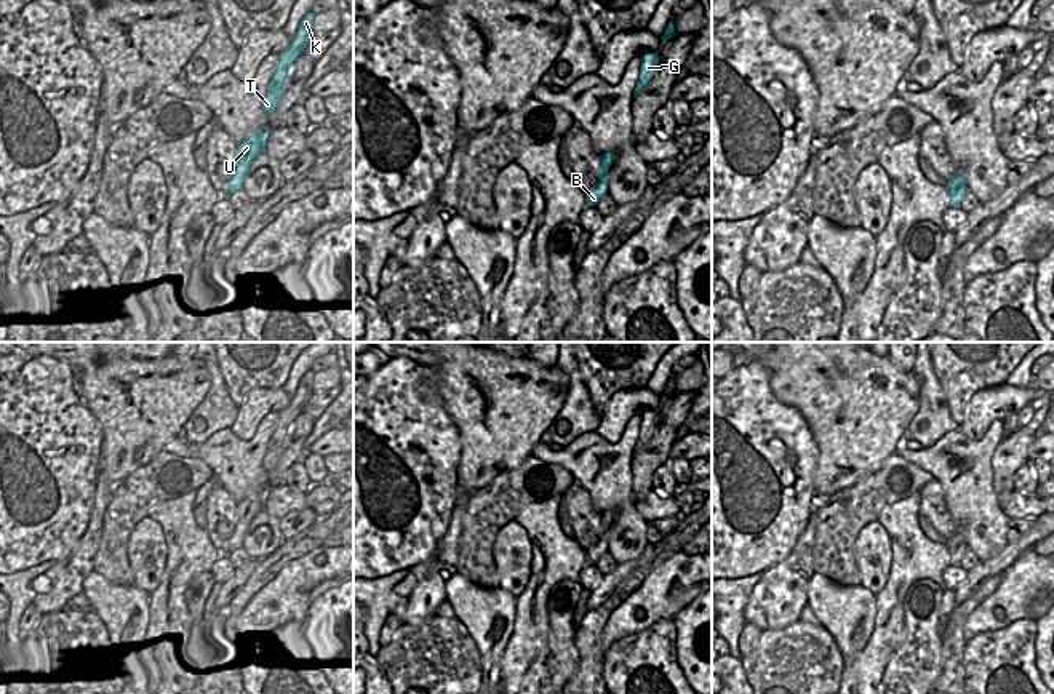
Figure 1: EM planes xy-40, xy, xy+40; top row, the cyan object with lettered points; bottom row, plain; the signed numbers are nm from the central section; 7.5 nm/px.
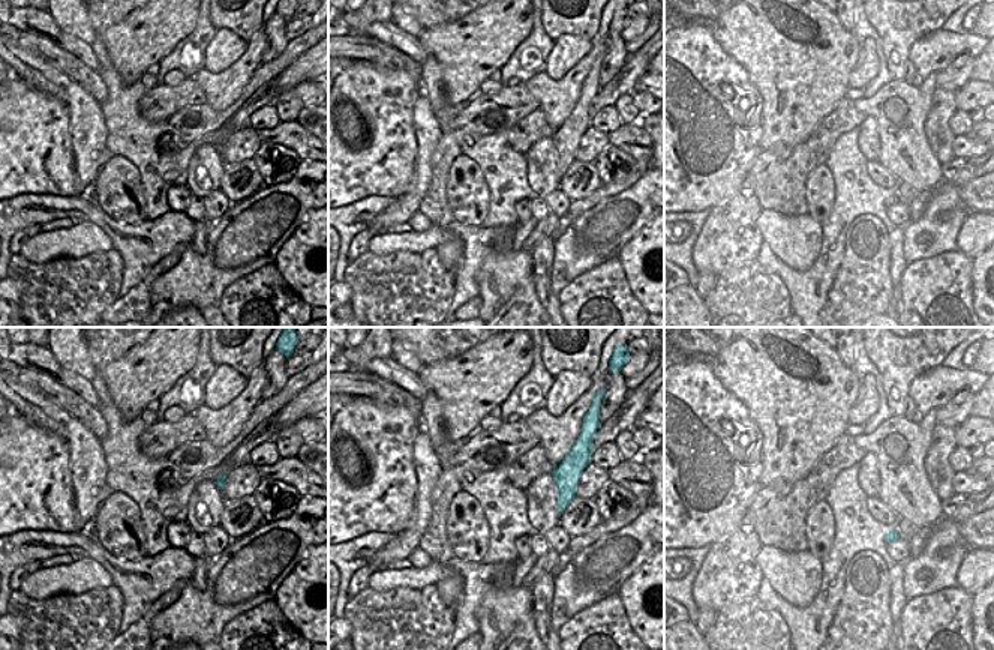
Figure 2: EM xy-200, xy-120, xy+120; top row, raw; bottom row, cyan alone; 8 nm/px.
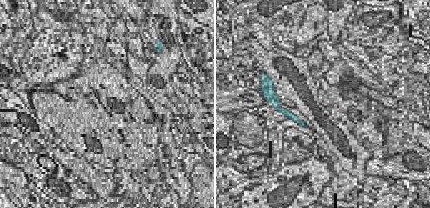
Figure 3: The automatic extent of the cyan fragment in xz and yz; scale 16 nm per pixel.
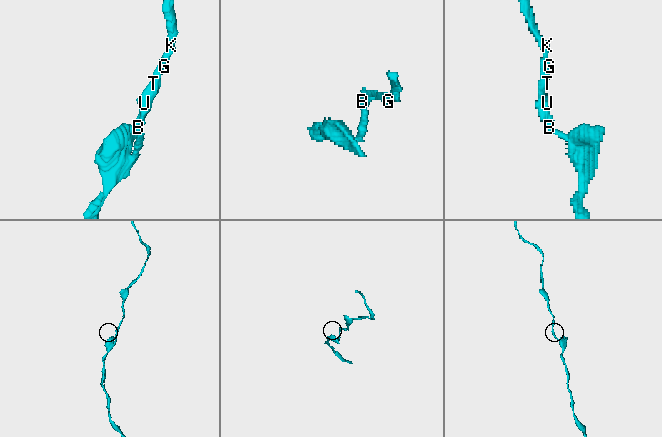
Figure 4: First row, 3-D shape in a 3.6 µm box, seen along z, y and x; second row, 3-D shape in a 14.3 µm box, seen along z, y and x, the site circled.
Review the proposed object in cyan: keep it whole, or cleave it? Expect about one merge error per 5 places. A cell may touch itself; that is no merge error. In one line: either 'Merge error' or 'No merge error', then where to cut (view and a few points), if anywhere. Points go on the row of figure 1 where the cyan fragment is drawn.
No merge error. No split.

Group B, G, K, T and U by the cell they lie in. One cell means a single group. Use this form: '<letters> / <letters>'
B G K T U

